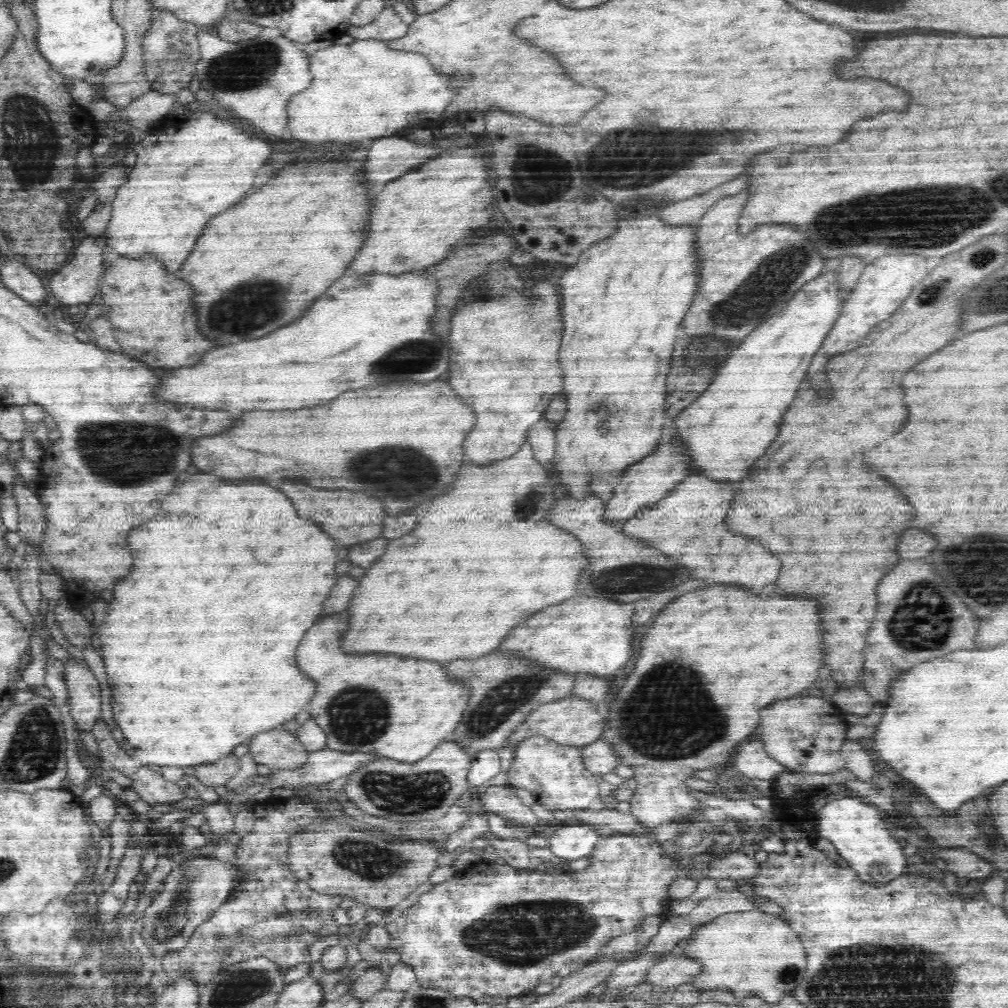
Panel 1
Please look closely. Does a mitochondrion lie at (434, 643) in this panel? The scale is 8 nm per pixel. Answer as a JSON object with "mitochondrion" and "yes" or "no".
{"mitochondrion":"no"}

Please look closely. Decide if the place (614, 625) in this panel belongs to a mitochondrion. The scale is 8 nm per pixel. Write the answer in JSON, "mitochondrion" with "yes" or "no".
{"mitochondrion":"no"}

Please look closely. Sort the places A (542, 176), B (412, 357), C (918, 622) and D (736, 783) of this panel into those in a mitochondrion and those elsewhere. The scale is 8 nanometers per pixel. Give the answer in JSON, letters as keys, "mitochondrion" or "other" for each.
{"A":"mitochondrion","B":"mitochondrion","C":"mitochondrion","D":"other"}

